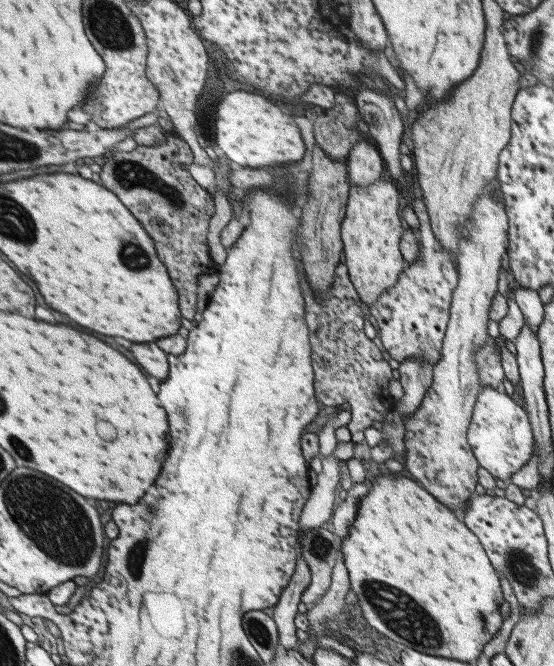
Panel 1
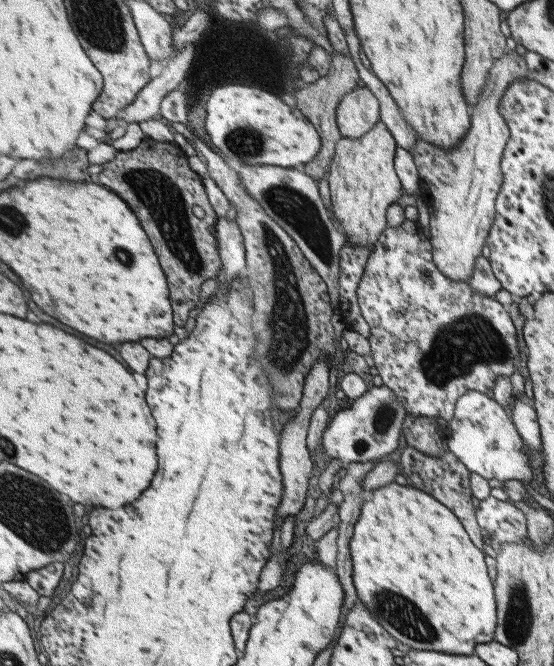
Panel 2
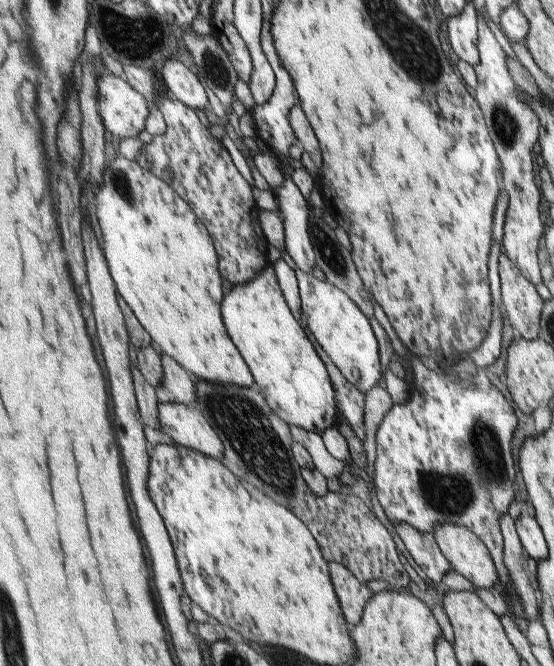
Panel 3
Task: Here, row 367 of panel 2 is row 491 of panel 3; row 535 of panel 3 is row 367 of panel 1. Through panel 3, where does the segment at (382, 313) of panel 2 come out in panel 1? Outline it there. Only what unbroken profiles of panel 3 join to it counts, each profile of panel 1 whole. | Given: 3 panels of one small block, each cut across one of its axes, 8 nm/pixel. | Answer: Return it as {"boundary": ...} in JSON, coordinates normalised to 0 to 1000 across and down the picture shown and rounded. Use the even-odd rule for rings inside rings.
{"boundary":[[[879,506],[875,518],[857,527],[856,547],[863,574],[868,574],[872,581],[908,589],[910,563],[903,550],[901,524],[886,506]]]}

